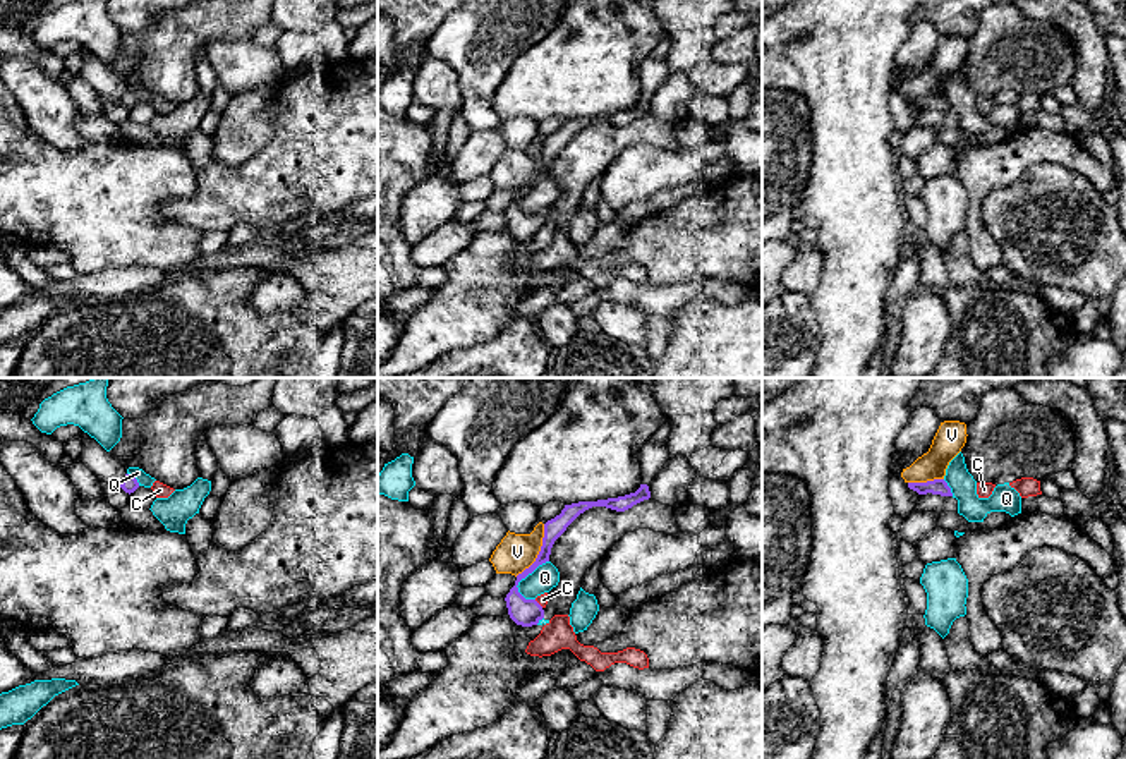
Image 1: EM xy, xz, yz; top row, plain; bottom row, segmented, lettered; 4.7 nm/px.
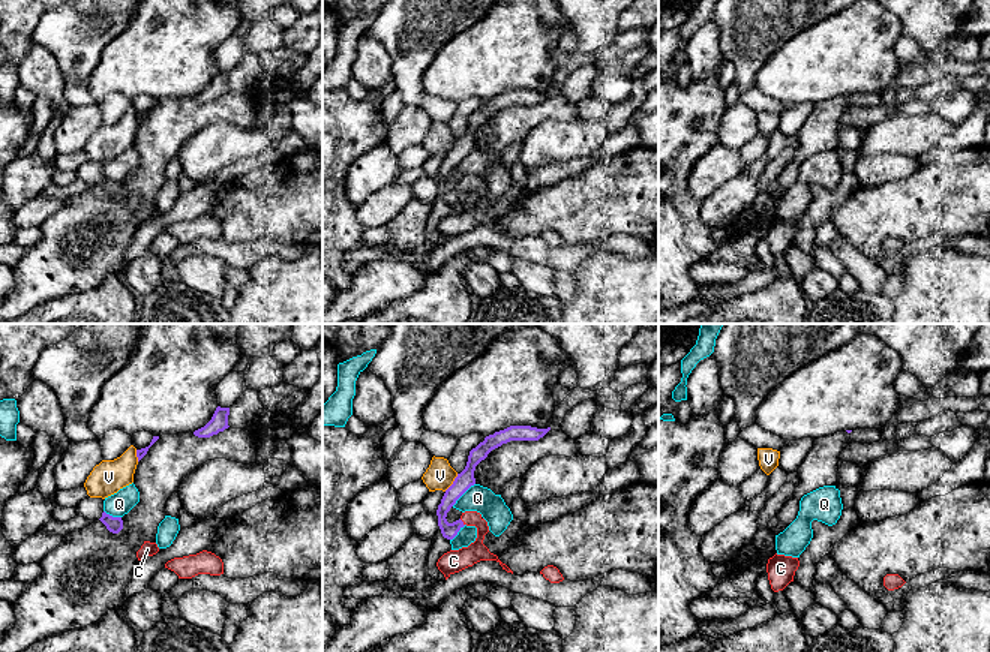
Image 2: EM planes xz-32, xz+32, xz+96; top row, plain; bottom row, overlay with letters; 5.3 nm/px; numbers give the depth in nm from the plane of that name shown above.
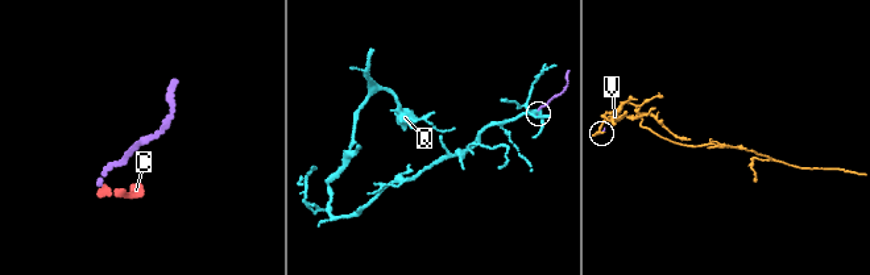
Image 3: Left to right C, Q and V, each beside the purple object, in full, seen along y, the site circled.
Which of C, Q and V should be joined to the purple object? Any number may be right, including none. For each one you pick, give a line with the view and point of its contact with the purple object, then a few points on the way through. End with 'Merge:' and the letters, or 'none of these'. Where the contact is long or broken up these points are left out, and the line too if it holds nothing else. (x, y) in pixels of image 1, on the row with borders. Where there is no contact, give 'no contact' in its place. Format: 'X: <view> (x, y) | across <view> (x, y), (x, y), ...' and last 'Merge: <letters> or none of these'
C: xz (538, 603) | across xz (524, 612), (529, 612), (538, 603), (543, 600)
Merge: C

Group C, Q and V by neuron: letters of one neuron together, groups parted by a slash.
C / Q / V

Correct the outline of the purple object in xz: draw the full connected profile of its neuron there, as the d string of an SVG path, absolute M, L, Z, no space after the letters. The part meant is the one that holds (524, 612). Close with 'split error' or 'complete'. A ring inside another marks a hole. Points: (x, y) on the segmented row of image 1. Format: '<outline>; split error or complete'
M640 484L640 488L635 493L618 496L618 498L608 498L608 500L597 500L597 501L578 501L572 505L565 505L560 515L548 520L544 524L544 537L541 551L536 558L536 562L525 568L522 574L517 575L515 586L506 594L506 608L510 618L522 627L532 627L537 625L544 618L544 608L548 604L548 592L537 596L536 599L525 599L518 592L518 582L525 579L529 574L532 574L539 565L549 562L551 548L554 541L566 531L566 527L585 510L592 507L606 507L616 512L625 512L632 508L633 505L649 500L651 491L647 484Z; split error

